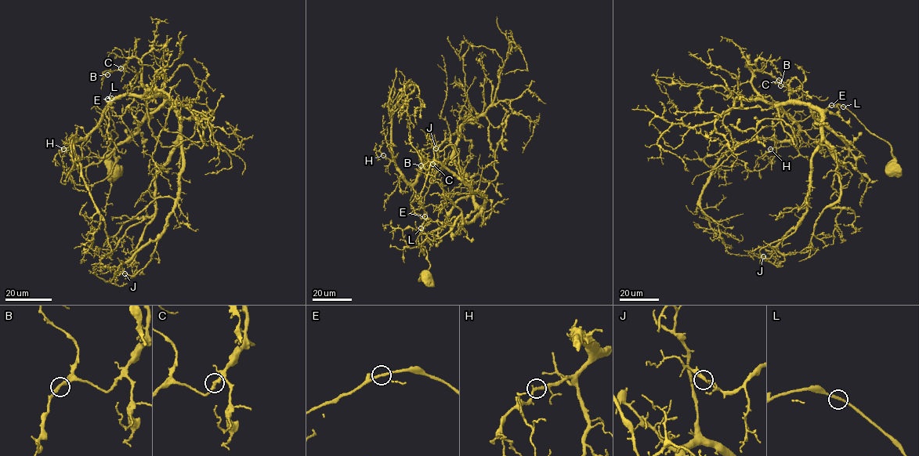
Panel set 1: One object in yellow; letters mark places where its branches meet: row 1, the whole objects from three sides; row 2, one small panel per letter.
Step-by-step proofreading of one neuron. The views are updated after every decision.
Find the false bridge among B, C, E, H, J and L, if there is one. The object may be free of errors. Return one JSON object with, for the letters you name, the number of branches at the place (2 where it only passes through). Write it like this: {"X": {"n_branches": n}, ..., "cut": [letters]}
{"cut": []}

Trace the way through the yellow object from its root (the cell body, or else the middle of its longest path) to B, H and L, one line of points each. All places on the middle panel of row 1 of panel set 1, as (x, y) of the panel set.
B: (425, 275), (430, 266), (421, 233), (424, 196), (451, 154), (450, 137), (430, 166), (421, 165)
H: (425, 275), (430, 266), (421, 233), (424, 196), (443, 165), (428, 162), (410, 183), (383, 155)
L: (425, 275), (429, 275), (422, 279), (427, 276), (430, 263), (422, 244), (421, 228)

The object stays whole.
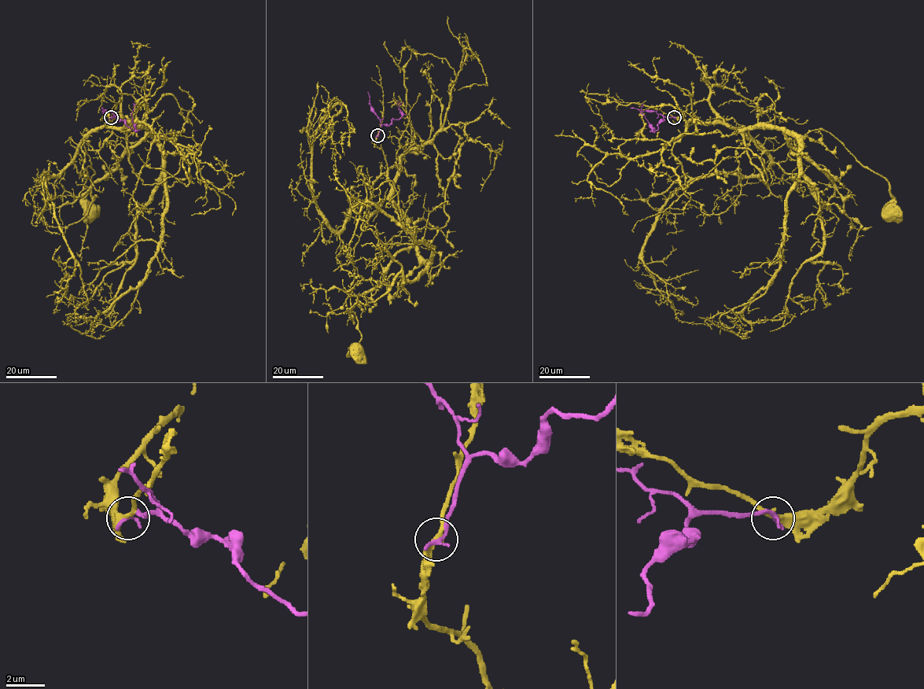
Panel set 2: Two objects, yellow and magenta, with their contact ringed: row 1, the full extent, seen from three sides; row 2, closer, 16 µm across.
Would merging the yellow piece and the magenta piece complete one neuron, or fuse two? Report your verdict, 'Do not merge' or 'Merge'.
Do not merge

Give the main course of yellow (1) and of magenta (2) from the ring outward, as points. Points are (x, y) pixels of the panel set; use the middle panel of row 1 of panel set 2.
1: (377, 136), (392, 190), (365, 224), (354, 250), (350, 303), (361, 339), (351, 354), (361, 349), (355, 349)
2: (377, 136), (382, 124), (388, 125), (392, 119), (401, 116), (398, 101), (400, 102), (399, 105)

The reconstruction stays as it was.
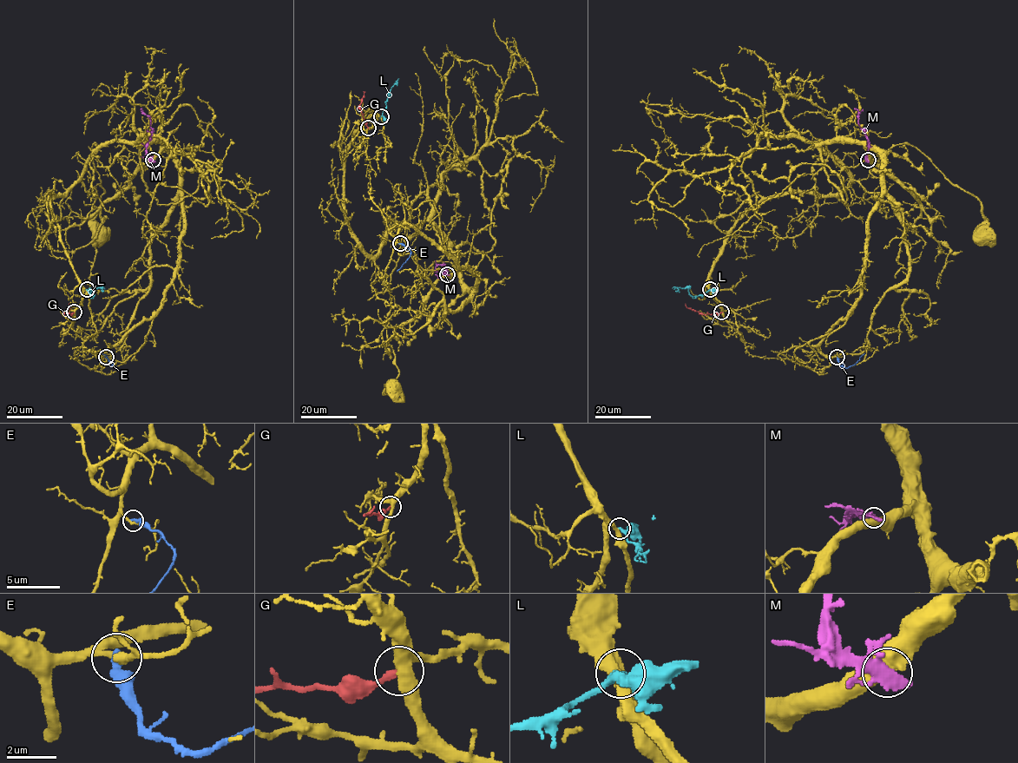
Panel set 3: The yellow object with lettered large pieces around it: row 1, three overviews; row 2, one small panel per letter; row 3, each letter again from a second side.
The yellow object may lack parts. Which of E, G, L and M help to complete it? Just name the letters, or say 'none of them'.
none of them

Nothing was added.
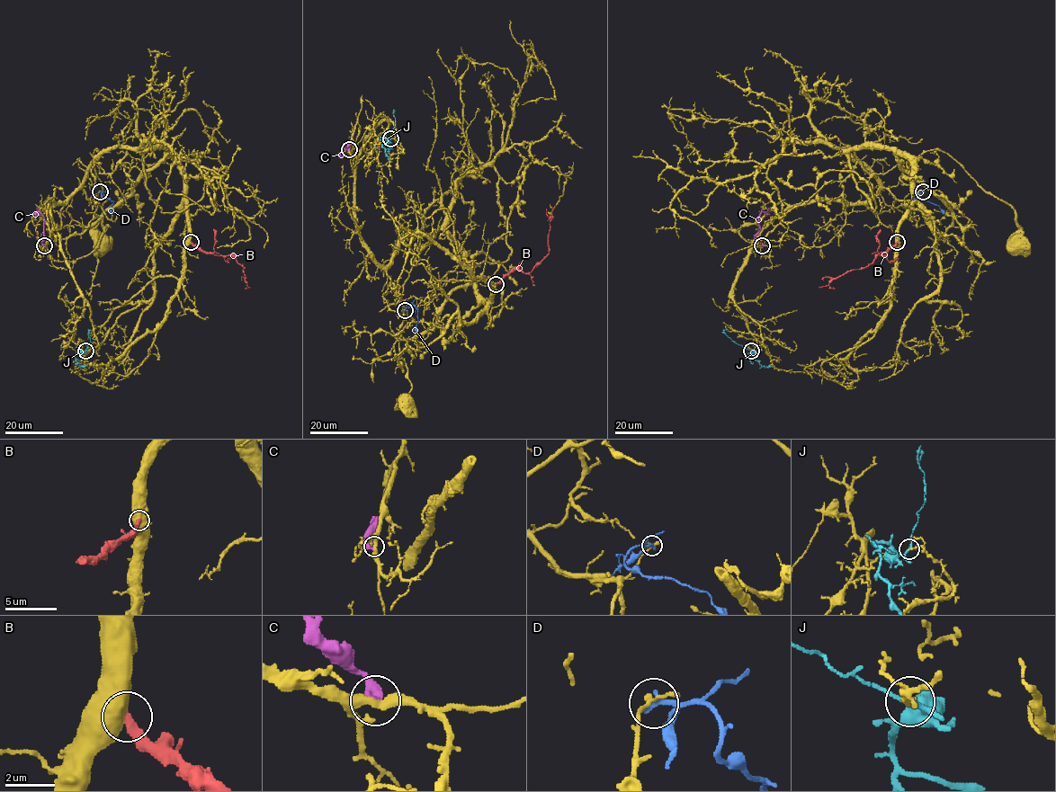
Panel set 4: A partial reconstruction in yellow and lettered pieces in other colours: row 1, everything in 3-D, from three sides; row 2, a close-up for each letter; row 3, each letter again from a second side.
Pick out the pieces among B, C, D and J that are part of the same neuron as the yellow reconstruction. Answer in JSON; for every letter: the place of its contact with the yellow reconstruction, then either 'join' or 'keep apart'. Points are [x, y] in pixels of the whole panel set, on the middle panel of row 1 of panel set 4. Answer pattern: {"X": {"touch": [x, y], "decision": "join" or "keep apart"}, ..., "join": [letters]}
{"B": {"touch": [496, 284], "decision": "join"}, "C": {"touch": [349, 149], "decision": "keep apart"}, "D": {"touch": [405, 310], "decision": "keep apart"}, "J": {"touch": [390, 138], "decision": "keep apart"}, "join": ["B"]}

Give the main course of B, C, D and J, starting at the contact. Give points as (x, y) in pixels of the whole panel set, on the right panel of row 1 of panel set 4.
B: (897, 241), (882, 253), (886, 255), (878, 255), (866, 267), (847, 271), (827, 285), (818, 287)
C: (762, 245), (756, 237), (759, 229), (758, 217), (762, 211), (766, 212), (767, 208)
D: (923, 191), (918, 191), (915, 197), (938, 206), (944, 214)
J: (751, 351), (750, 358), (763, 367), (774, 366)

